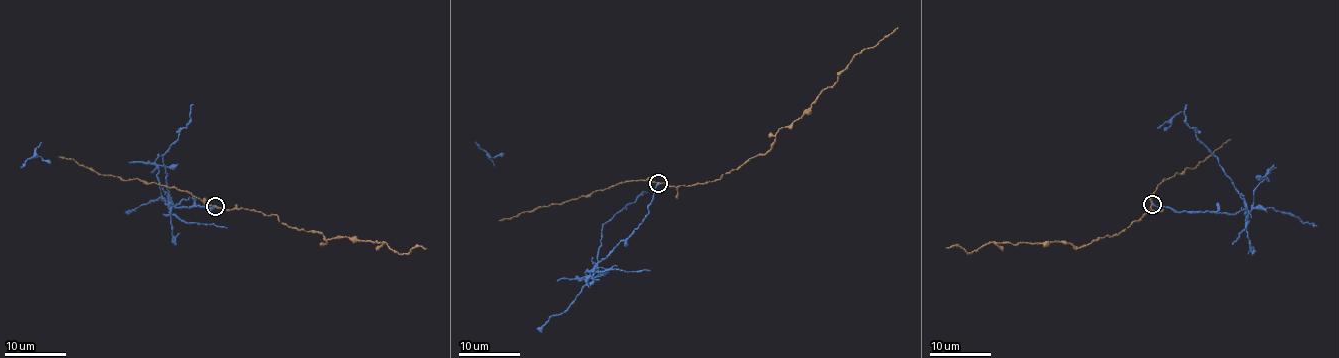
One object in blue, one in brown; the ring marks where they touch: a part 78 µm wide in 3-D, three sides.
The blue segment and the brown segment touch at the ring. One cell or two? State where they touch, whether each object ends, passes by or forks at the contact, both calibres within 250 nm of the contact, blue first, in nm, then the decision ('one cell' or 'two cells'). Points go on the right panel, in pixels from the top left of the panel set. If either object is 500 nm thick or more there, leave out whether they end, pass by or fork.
place (1152, 204); blue ends; brown passes by; calibres 240 and 180 nm; two cells

